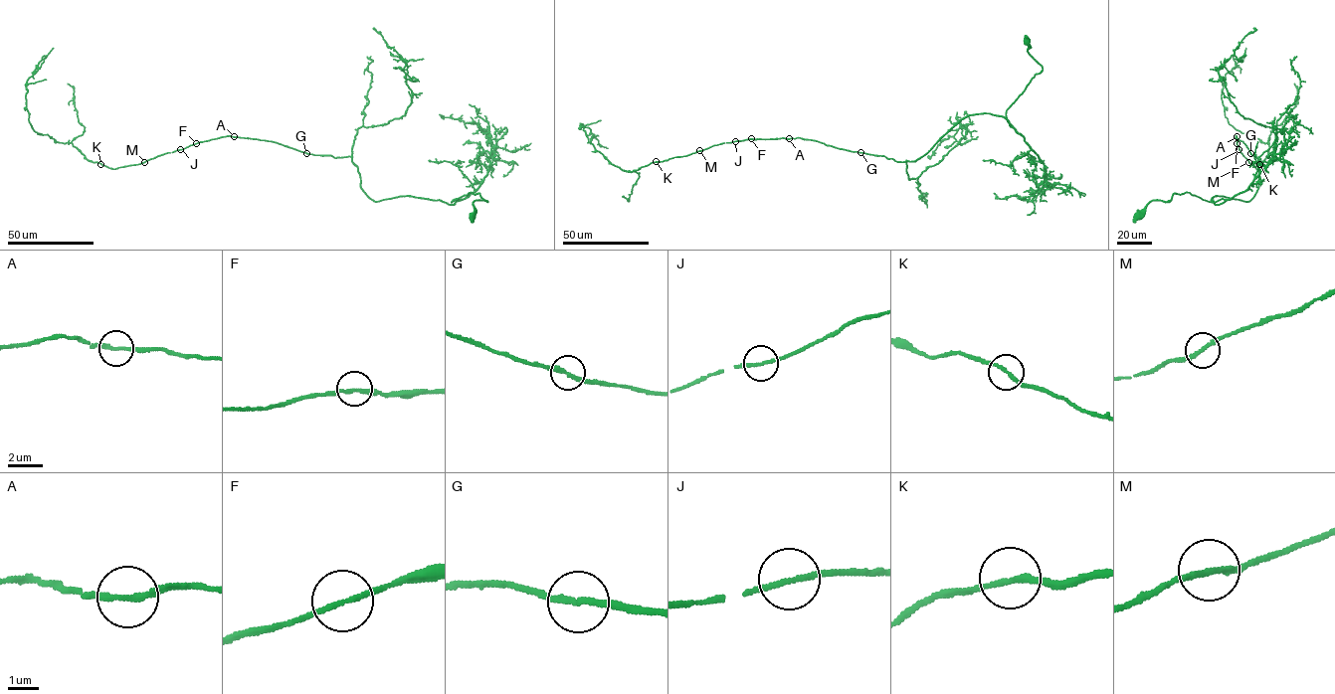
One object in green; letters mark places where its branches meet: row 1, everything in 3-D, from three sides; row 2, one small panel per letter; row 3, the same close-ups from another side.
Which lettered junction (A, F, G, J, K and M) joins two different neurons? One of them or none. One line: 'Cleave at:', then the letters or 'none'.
Cleave at: none

